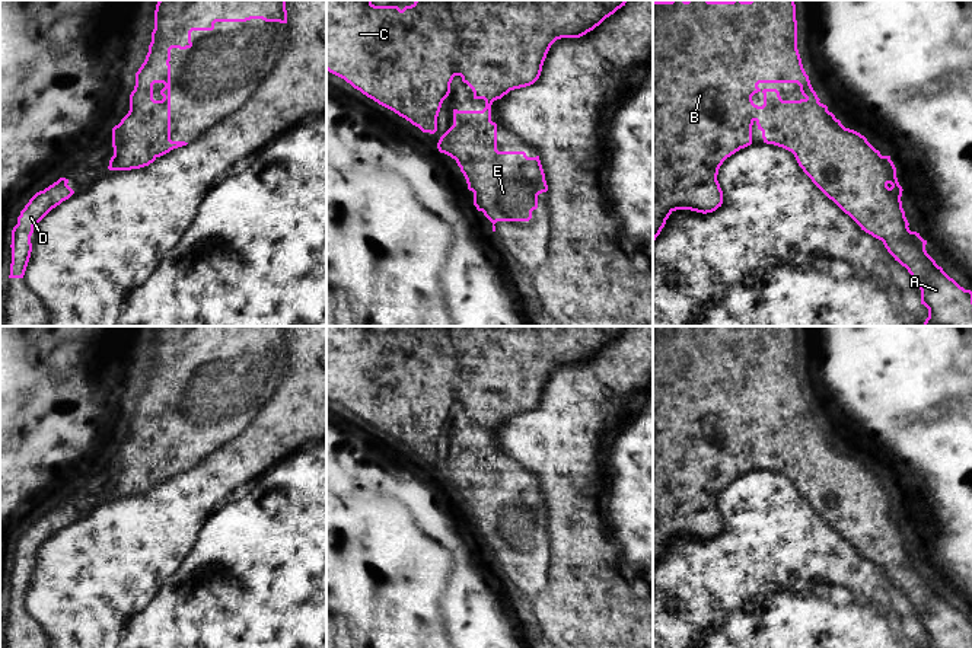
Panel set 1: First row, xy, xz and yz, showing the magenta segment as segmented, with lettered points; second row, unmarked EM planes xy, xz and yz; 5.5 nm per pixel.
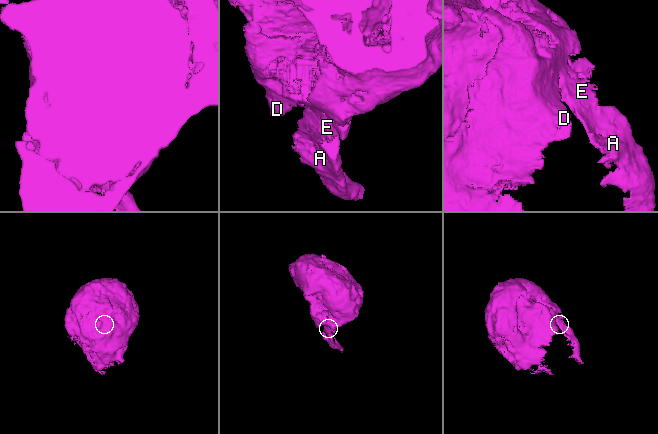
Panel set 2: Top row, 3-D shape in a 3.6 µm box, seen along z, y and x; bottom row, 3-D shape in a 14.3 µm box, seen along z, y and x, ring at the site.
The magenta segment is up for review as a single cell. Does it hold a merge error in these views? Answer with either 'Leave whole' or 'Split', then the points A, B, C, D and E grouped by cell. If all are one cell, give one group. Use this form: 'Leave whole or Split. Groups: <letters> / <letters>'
Leave whole. Groups: A B C D E

